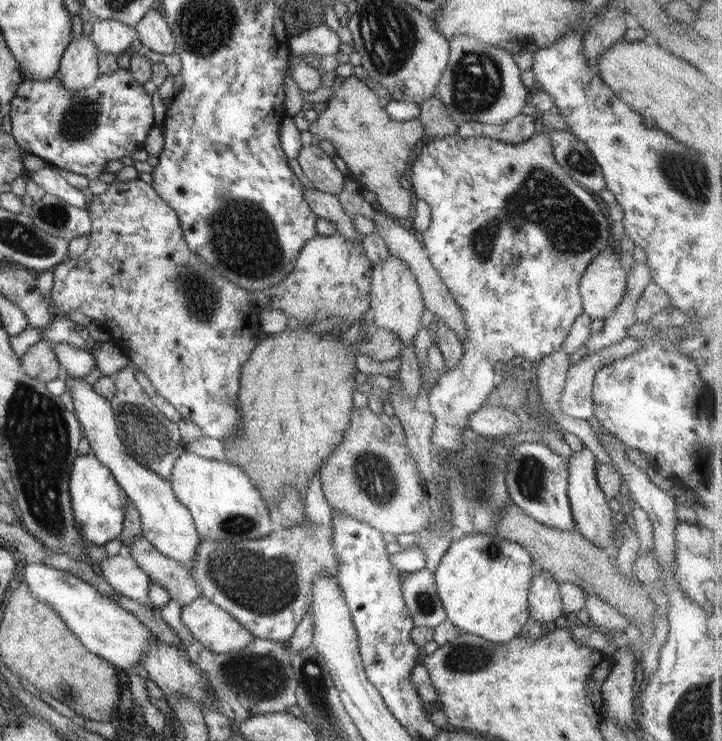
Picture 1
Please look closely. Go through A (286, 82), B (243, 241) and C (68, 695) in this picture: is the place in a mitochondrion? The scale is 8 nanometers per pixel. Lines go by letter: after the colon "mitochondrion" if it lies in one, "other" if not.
A: other
B: mitochondrion
C: other

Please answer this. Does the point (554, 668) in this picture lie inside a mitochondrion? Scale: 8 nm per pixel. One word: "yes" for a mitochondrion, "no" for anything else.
no

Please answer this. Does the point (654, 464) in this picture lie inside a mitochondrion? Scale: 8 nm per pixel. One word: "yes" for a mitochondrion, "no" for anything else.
no

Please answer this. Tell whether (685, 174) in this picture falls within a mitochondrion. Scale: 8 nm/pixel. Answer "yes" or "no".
yes

